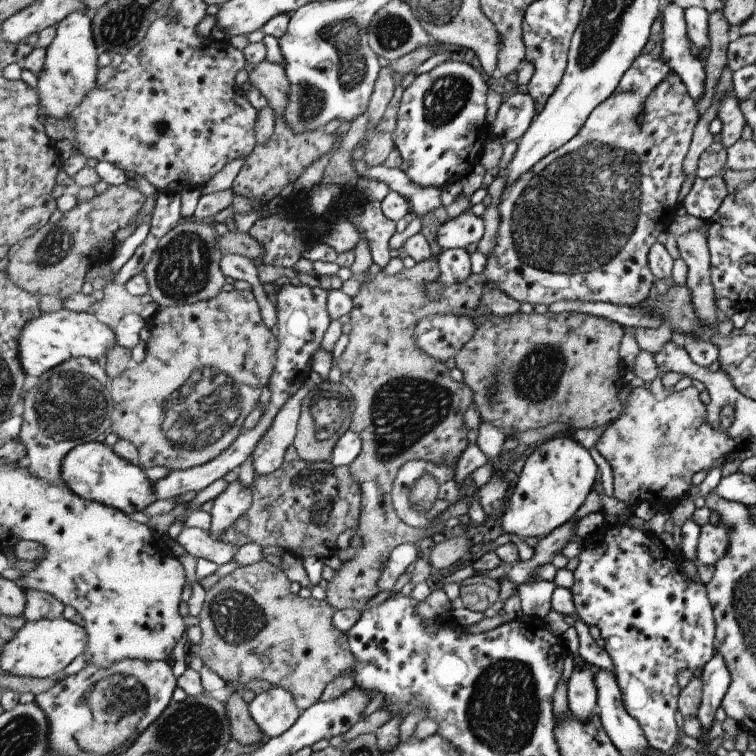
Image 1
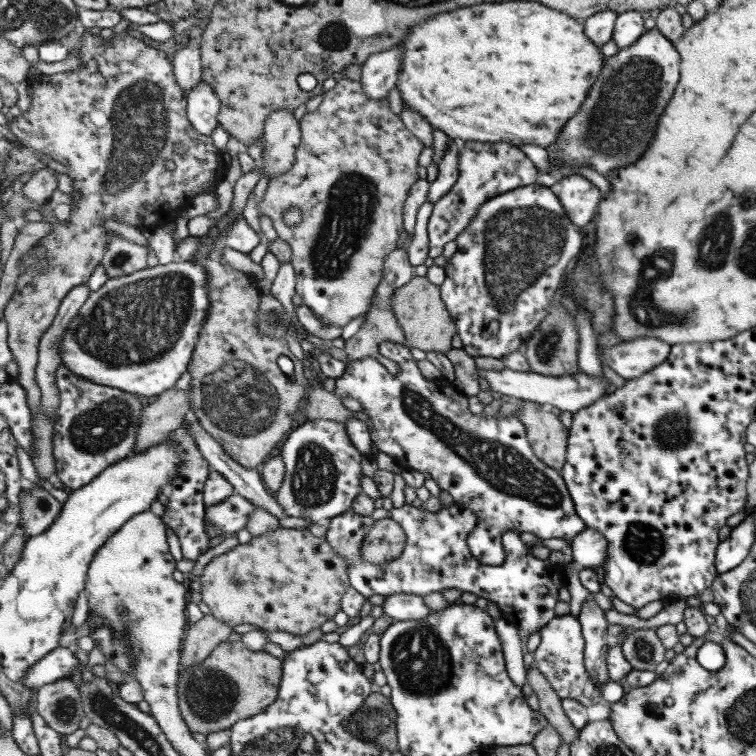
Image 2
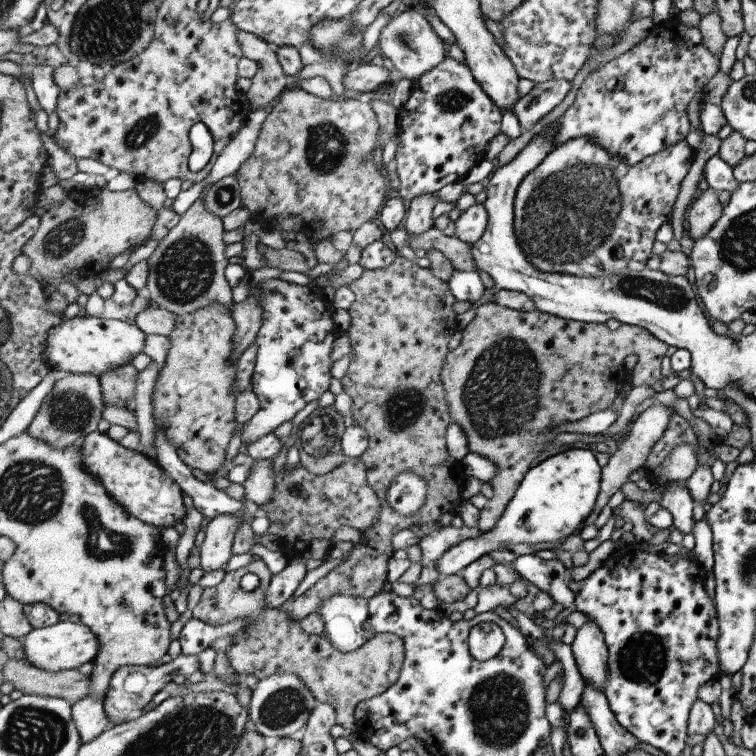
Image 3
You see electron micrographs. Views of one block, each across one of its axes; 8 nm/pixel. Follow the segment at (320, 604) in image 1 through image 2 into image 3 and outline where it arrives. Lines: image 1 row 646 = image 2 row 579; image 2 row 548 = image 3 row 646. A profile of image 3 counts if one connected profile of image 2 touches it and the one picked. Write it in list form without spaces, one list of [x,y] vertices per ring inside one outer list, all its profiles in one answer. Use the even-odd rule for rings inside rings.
[[[258,559],[236,571],[229,571],[224,579],[214,587],[203,590],[201,599],[192,610],[193,618],[202,620],[210,625],[223,626],[236,620],[246,621],[246,630],[238,637],[237,642],[227,651],[230,663],[240,676],[251,680],[263,680],[273,675],[293,673],[311,689],[318,702],[331,703],[338,713],[338,724],[346,733],[356,731],[356,707],[370,701],[389,690],[399,680],[406,660],[406,646],[404,640],[395,633],[377,635],[369,644],[351,652],[343,652],[326,637],[314,636],[303,627],[301,619],[296,619],[287,608],[271,608],[267,600],[267,593],[272,581],[271,570],[265,562]],[[255,573],[258,576],[259,586],[254,591],[245,591],[241,588],[241,578],[245,574]]]

